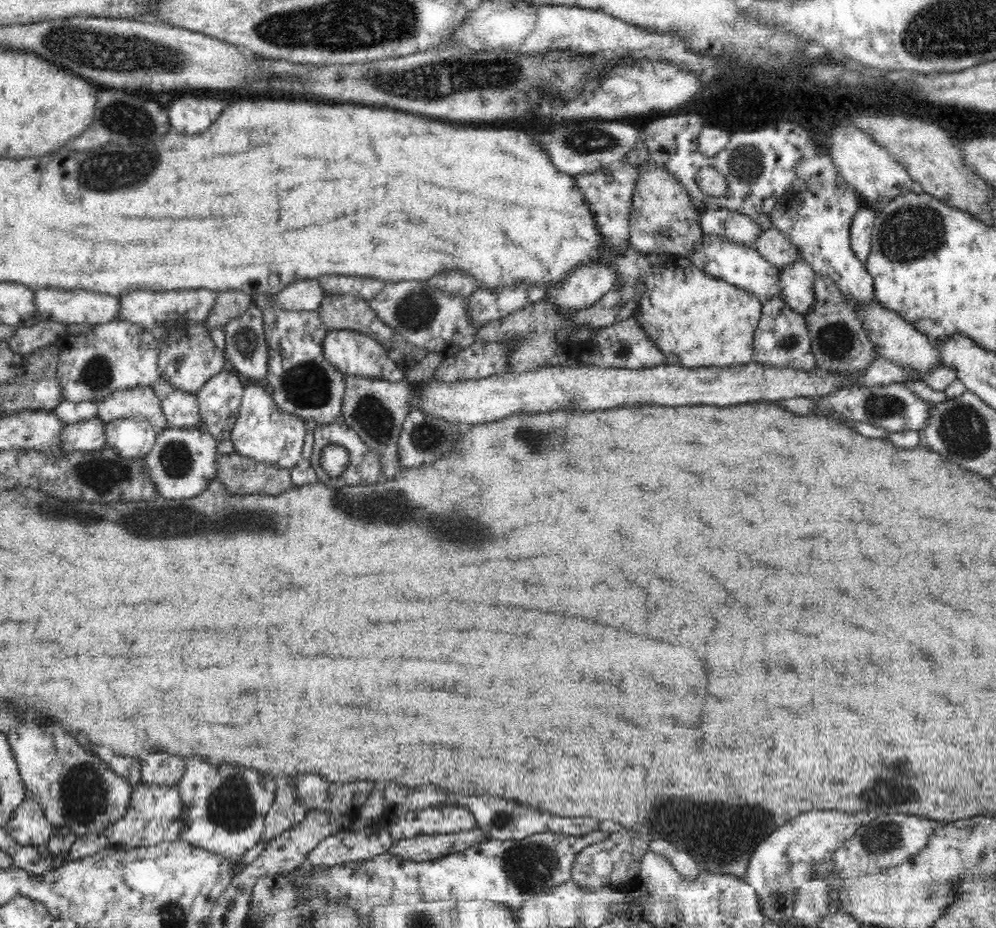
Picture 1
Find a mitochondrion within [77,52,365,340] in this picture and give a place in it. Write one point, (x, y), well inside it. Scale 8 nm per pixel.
(122, 123)

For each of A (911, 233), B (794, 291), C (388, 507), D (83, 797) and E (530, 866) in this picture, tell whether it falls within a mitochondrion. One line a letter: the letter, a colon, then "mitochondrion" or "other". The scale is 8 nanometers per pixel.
A: mitochondrion
B: other
C: mitochondrion
D: mitochondrion
E: mitochondrion

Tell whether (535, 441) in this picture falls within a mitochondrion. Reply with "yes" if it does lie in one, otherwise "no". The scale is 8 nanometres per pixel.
yes

